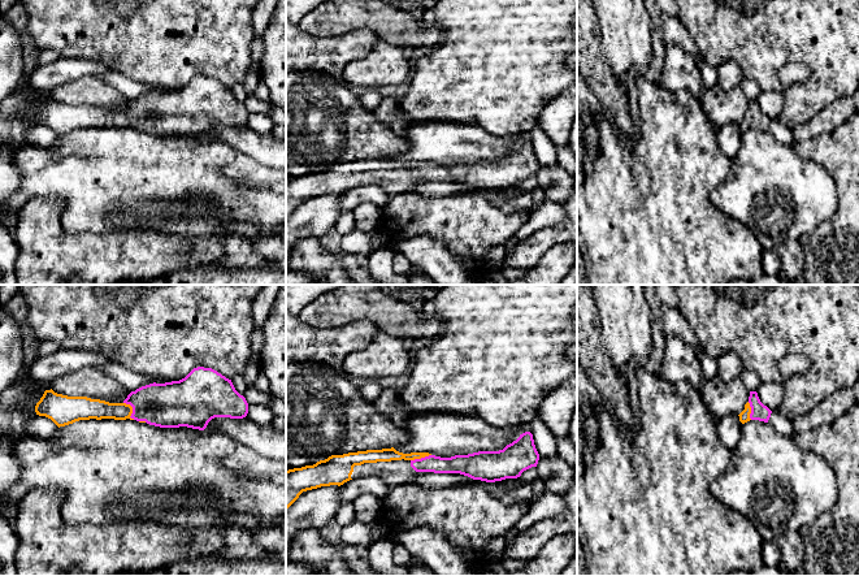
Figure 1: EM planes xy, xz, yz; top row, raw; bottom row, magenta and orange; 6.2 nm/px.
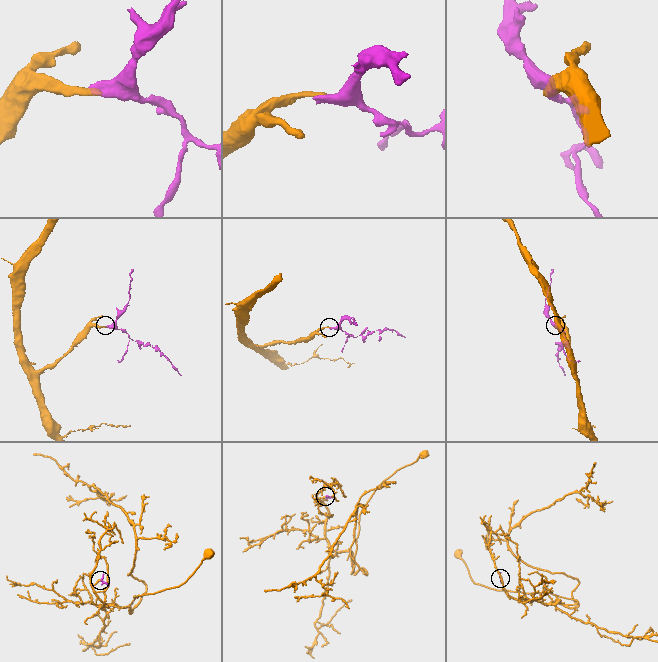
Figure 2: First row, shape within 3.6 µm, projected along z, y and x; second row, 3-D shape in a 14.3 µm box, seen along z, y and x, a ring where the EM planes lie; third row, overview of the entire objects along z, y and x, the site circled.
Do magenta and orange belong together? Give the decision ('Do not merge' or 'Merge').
Merge

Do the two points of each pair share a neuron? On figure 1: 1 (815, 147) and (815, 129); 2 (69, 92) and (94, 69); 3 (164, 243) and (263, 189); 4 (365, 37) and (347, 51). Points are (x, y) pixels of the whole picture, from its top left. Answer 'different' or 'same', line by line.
1: different
2: different
3: different
4: same

